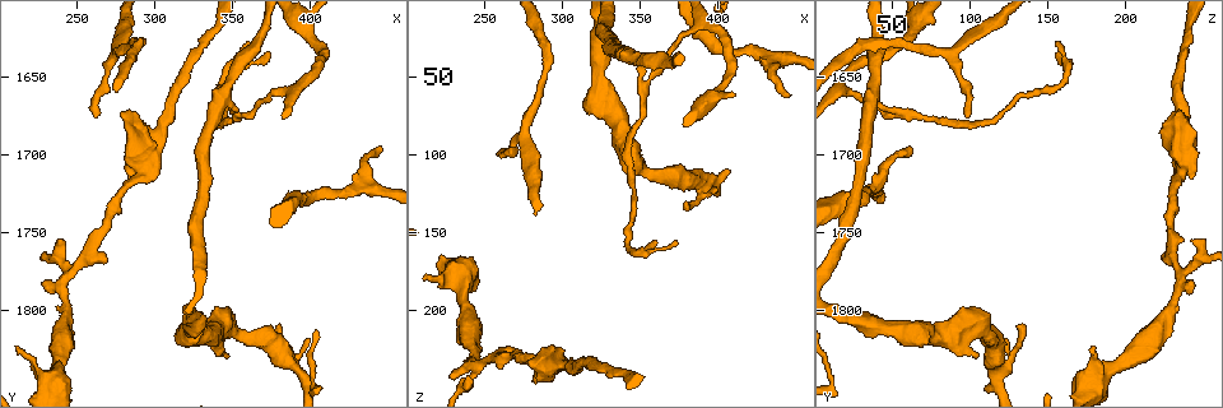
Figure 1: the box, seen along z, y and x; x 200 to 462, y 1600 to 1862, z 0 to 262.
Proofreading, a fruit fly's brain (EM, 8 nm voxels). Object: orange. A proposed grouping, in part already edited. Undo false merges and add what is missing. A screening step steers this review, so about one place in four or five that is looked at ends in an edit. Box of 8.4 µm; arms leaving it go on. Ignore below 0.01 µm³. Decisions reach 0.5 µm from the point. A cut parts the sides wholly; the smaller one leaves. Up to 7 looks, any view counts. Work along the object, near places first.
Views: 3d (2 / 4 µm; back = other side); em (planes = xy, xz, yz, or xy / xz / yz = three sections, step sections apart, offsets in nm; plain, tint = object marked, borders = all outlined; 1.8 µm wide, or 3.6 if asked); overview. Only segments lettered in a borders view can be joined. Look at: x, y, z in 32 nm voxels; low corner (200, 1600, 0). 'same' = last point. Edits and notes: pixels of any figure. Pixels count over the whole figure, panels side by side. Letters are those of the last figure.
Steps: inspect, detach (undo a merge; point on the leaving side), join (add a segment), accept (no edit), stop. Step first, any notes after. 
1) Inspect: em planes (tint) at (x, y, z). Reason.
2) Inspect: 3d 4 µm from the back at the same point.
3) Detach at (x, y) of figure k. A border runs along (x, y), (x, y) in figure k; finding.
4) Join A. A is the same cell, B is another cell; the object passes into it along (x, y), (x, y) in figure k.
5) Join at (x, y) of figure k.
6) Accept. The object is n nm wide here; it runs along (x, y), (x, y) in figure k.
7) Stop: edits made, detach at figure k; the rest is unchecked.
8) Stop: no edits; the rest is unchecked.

Inspect: 3d 4 µm at (394, 1618, 64). Sudden change in width.

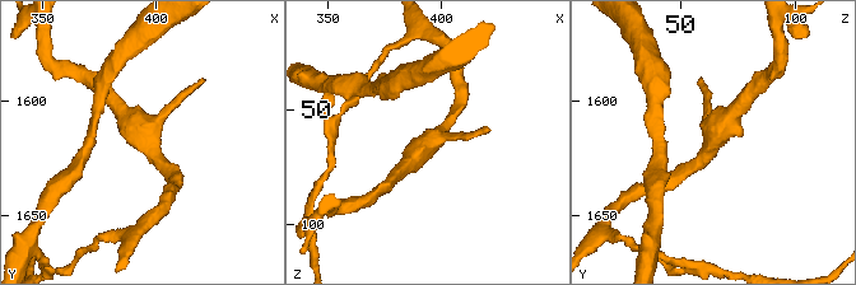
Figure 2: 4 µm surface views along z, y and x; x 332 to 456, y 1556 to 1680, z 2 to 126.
Inspect: em planes (tint) at (395, 1617, 65). Now the EM.

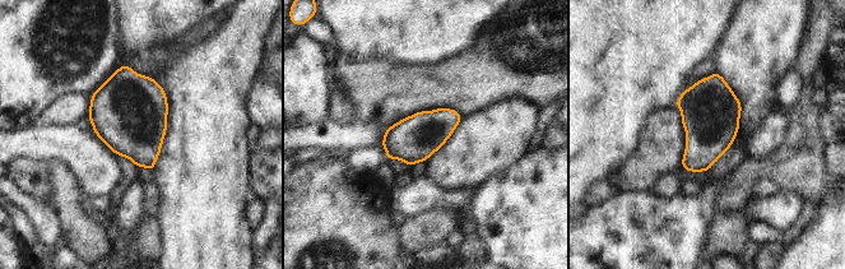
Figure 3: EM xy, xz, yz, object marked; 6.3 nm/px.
Inspect: em planes (borders) at the same point. What lies round it.

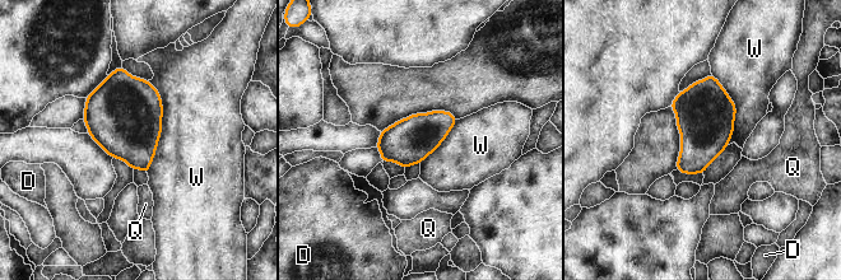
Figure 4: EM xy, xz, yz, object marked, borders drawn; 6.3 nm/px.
Accept. D, Q and W are other cells; a border runs along (148, 80), (162, 134), (147, 173) in figure 4; one neuron here.

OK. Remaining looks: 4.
Inspect: em 3.6 µm planes (borders) at (350, 1828, 106).

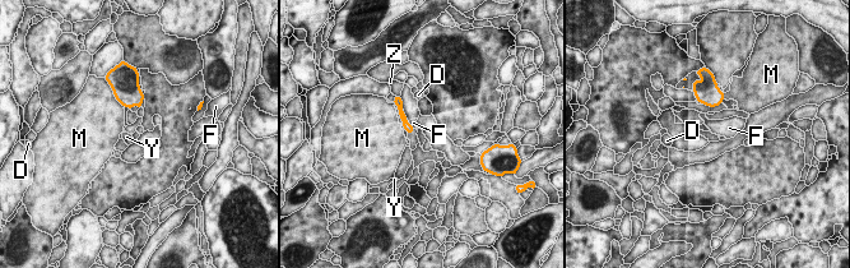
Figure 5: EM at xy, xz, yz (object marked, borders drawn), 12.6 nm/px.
Join Y. Y is the same cell, D, F, M and Z are other cells; the object passes into it along (407, 125), (410, 132), (412, 137) in figure 5; it goes on there.

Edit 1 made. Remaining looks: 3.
Inspect: 3d 4 µm at (246, 1778, 236). Sudden change in width.

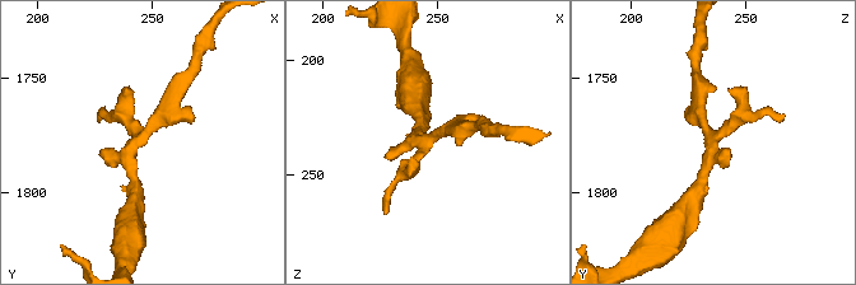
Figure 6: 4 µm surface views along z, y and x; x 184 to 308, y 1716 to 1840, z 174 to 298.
Inspect: em yz step 16 (tint) at (244, 1777, 236). Now the EM.

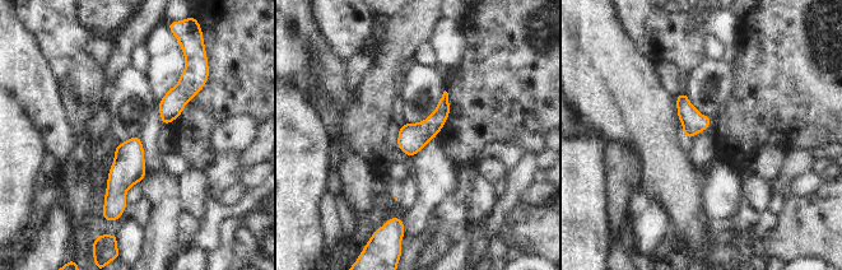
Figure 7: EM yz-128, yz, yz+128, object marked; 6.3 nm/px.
Inspect: em yz step 16 (borders) at the same point. What lies round it.

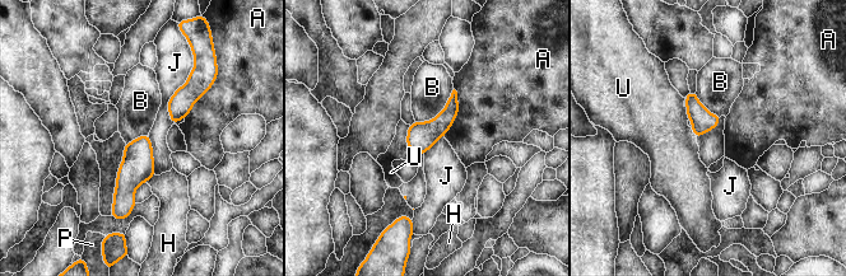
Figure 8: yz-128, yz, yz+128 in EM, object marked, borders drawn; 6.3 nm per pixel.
Accept. The object is 120 nm wide here; A, B, H, J, P and U are other cells; a border runs along (454, 89), (432, 118), (415, 121) in figure 8; continuous, no second neuron.

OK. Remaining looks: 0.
Stop: edits made, join at figure 5; the rest is unchecked.

